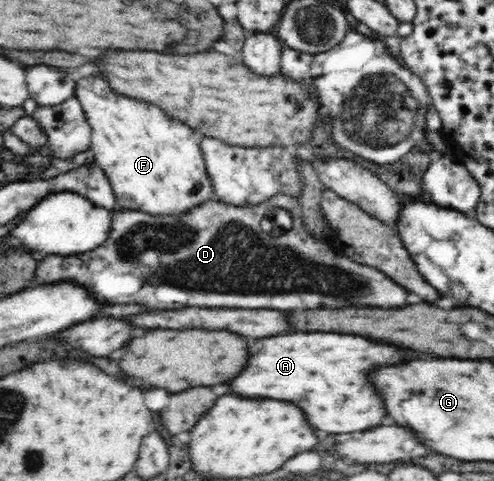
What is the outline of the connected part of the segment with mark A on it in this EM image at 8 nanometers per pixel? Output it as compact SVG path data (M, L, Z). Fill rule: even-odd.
M294 333L256 339L248 345L250 359L240 375L226 387L246 399L280 399L302 407L308 423L326 433L354 433L378 425L392 425L382 419L382 403L366 387L366 367L402 359L396 347L342 333Z

